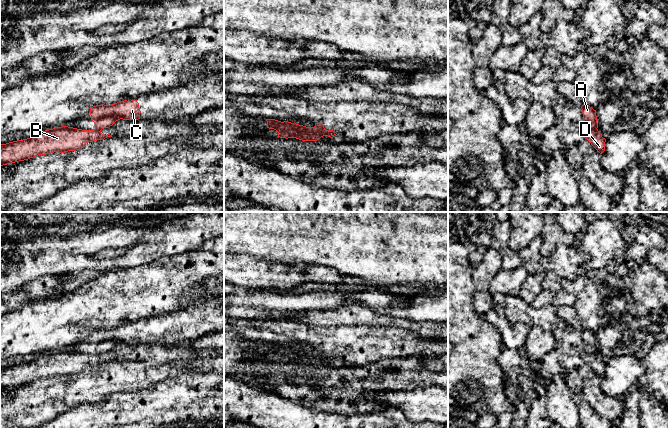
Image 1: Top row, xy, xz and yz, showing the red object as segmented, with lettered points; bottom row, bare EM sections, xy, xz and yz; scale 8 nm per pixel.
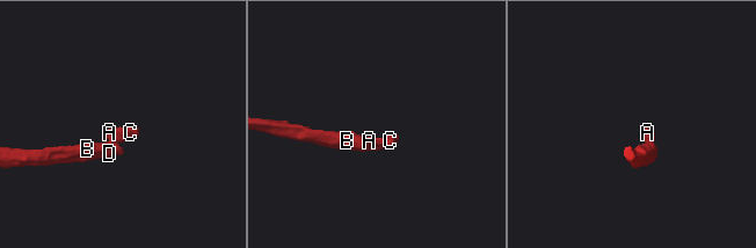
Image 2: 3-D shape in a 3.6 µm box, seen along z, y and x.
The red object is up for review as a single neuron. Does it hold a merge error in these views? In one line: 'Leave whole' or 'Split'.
Split

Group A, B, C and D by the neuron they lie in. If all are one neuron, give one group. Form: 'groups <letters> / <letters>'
groups A C / B D

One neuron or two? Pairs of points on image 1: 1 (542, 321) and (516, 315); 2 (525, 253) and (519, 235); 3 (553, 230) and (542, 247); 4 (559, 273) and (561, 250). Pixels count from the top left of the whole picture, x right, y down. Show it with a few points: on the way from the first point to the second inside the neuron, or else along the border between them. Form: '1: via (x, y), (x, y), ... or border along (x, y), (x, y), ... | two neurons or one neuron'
1: via (536, 316), (522, 315) | one neuron
2: border along (534, 246), (523, 247), (518, 252) | two neurons
3: via (551, 234), (545, 243) | one neuron
4: via (561, 267), (561, 256) | one neuron

